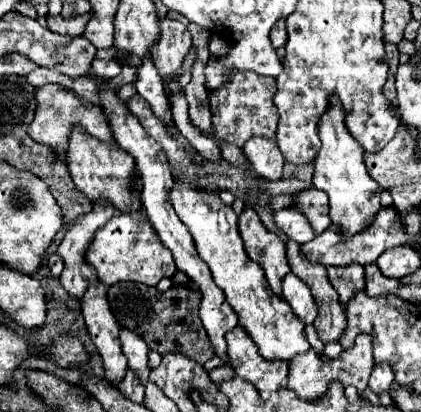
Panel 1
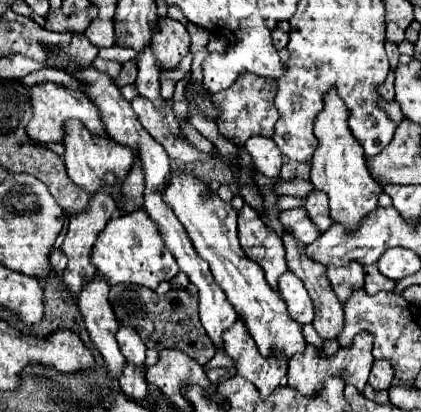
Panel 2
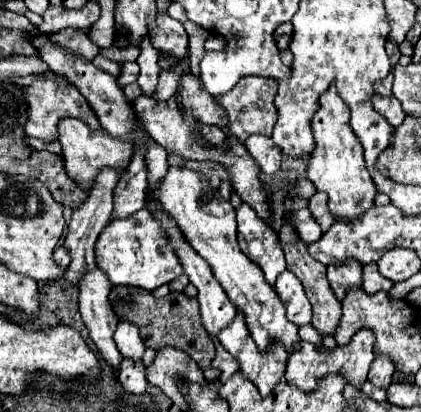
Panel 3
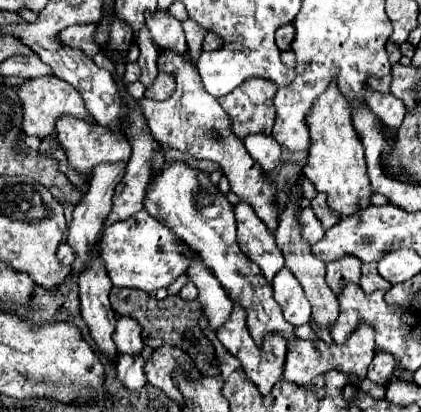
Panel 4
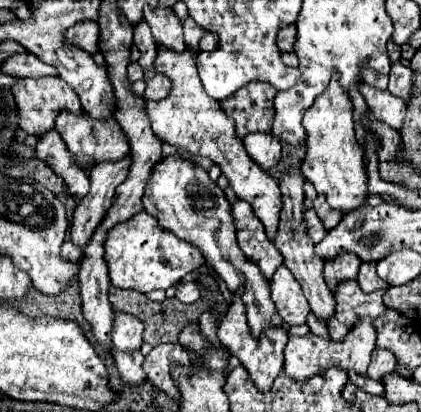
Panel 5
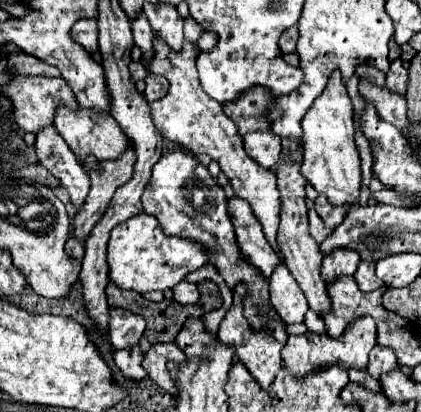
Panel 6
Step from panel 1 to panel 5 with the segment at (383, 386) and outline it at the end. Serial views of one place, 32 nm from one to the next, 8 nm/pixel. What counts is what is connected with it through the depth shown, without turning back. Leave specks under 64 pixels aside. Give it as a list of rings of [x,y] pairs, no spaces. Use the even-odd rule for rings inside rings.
[[[376,348],[372,352],[372,362],[368,366],[368,378],[382,382],[382,378],[386,374],[392,374],[396,368],[396,358],[392,356],[392,352],[384,350],[384,348]]]

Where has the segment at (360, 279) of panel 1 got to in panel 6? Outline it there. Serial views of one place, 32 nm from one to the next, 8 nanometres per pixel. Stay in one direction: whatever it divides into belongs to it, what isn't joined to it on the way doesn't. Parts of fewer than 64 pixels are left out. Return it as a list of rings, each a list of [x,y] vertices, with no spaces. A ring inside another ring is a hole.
[[[332,252],[332,256],[326,256],[322,262],[322,276],[326,284],[334,284],[340,276],[354,276],[356,268],[360,264],[360,256],[356,252]]]

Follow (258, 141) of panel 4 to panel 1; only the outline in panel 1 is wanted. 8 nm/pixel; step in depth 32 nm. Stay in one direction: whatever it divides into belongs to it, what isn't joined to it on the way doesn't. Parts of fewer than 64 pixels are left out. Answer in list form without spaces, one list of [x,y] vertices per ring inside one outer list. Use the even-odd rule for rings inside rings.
[[[252,138],[248,144],[244,144],[244,154],[248,158],[250,168],[264,180],[282,180],[282,168],[284,168],[284,156],[278,150],[276,142],[268,142],[266,138]]]

